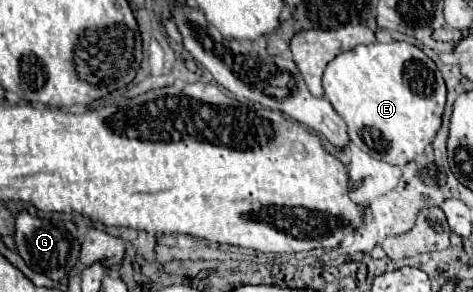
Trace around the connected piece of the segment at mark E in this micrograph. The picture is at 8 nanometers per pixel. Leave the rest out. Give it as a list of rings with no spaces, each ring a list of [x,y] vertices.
[[[375,42],[339,54],[325,68],[323,90],[345,120],[351,142],[393,166],[405,166],[433,142],[441,128],[447,96],[435,62],[407,42]]]

